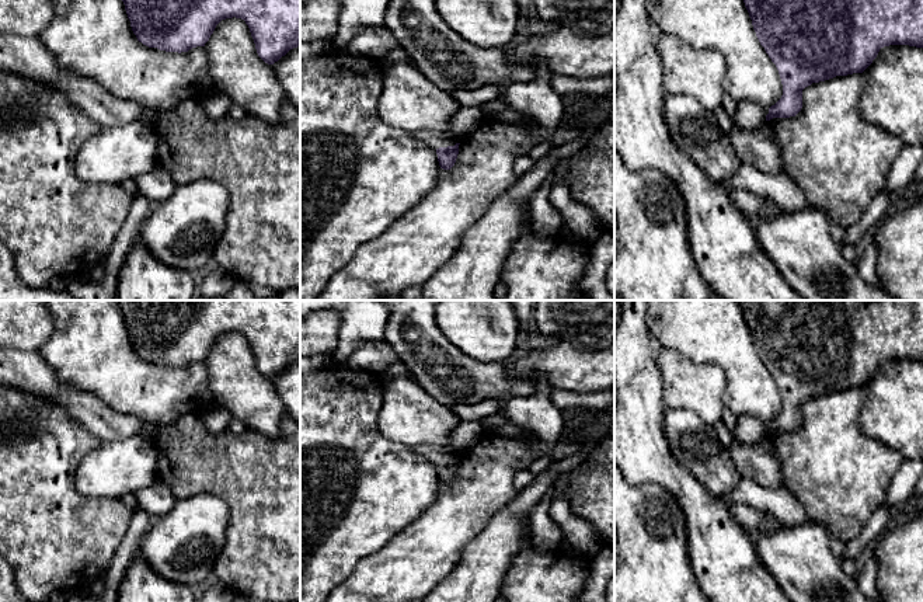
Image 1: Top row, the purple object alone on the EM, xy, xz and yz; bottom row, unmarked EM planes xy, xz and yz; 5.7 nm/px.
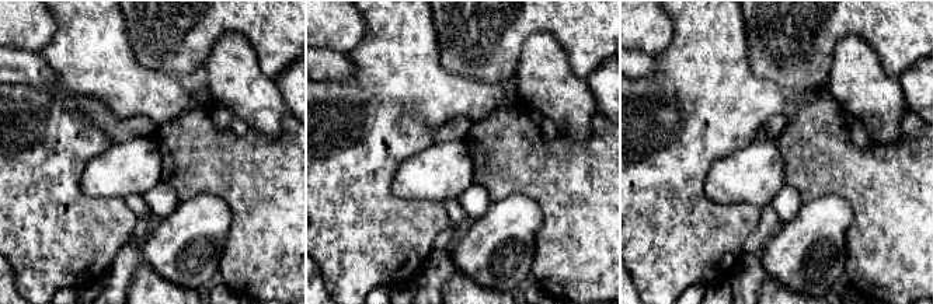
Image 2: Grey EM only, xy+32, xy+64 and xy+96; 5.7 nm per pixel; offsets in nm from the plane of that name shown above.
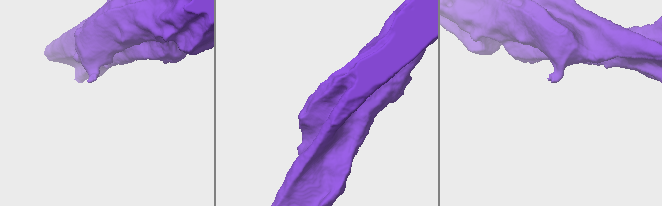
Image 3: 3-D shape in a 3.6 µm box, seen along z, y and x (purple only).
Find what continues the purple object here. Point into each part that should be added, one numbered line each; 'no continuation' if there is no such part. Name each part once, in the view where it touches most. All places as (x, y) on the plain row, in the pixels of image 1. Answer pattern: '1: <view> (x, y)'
1: xz (434, 453)

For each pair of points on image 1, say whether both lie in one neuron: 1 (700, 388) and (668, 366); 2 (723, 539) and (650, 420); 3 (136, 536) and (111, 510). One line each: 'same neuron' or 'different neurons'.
1: same neuron
2: same neuron
3: different neurons

